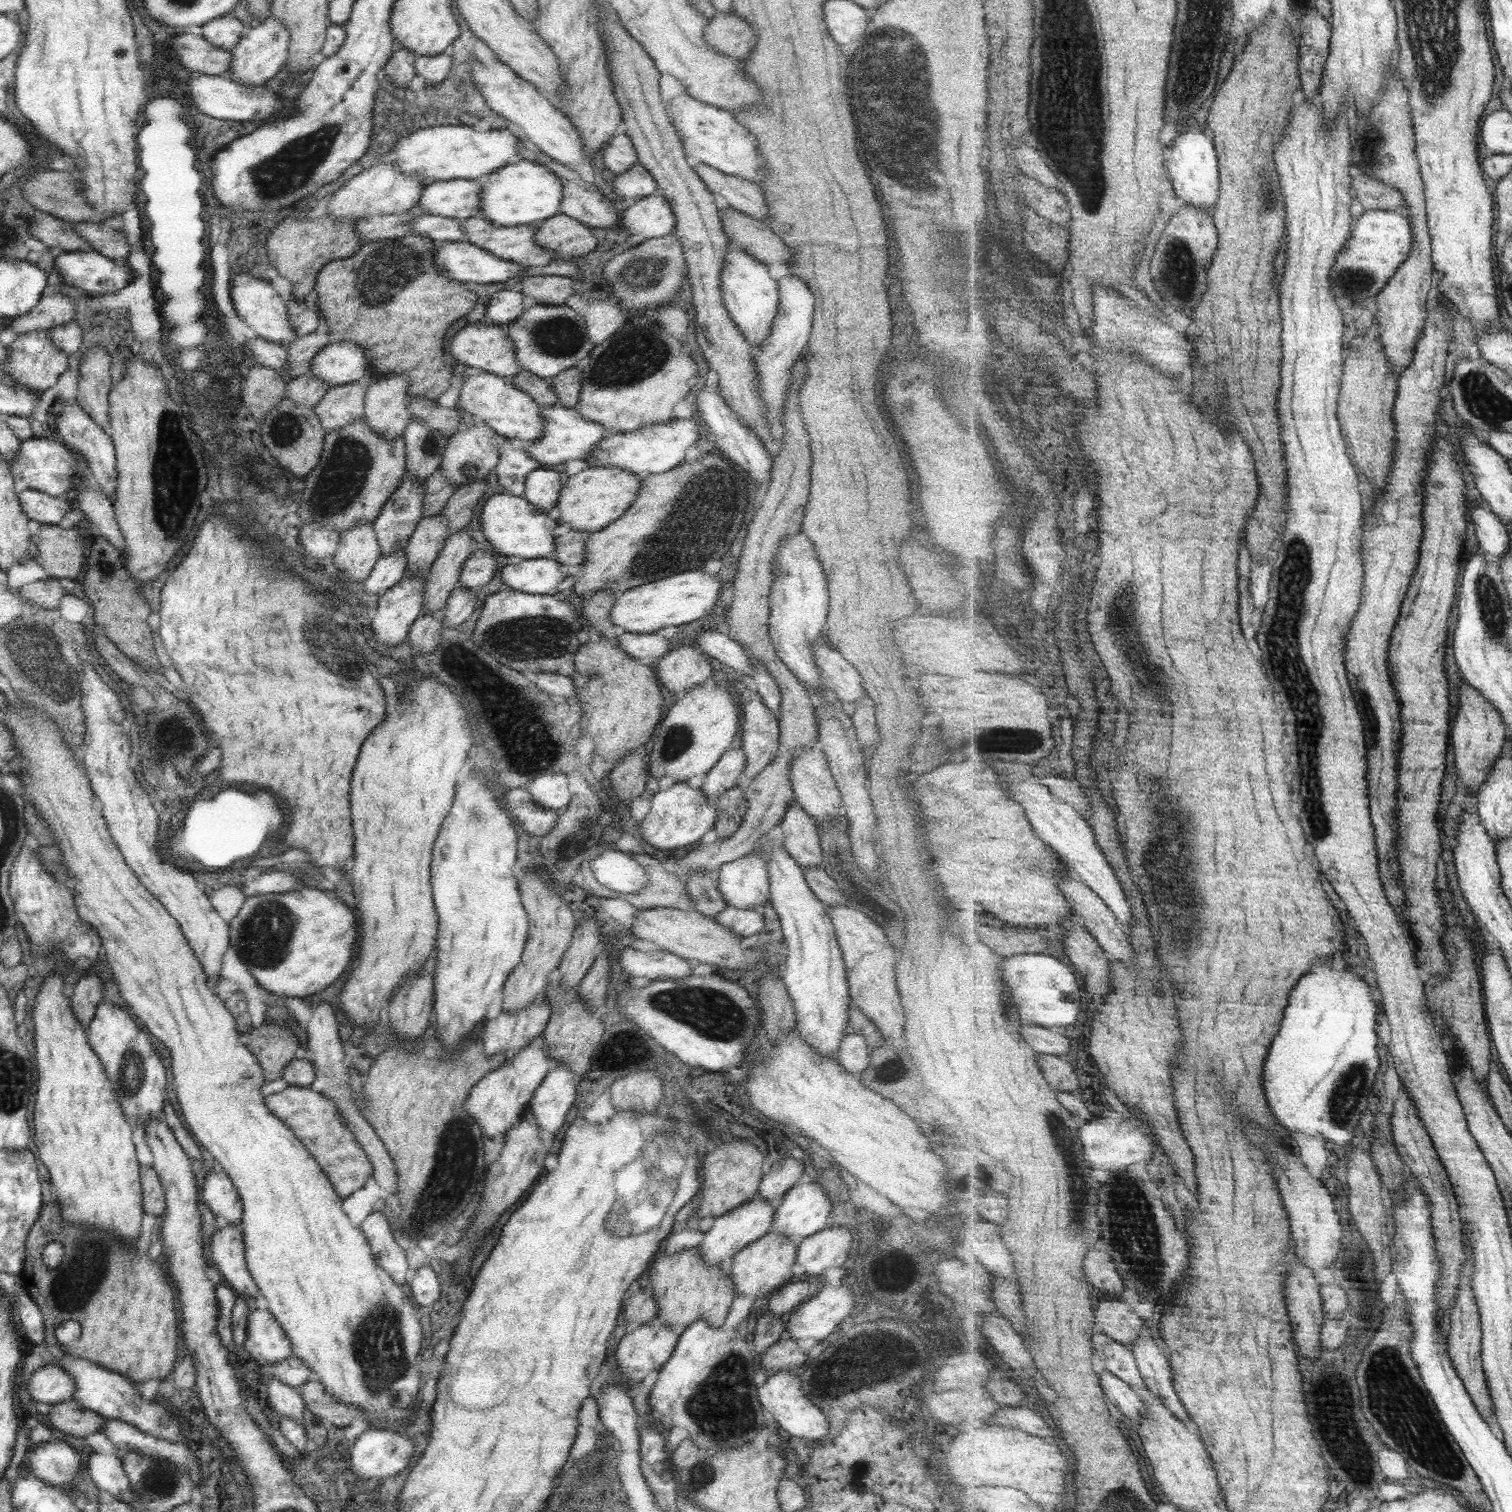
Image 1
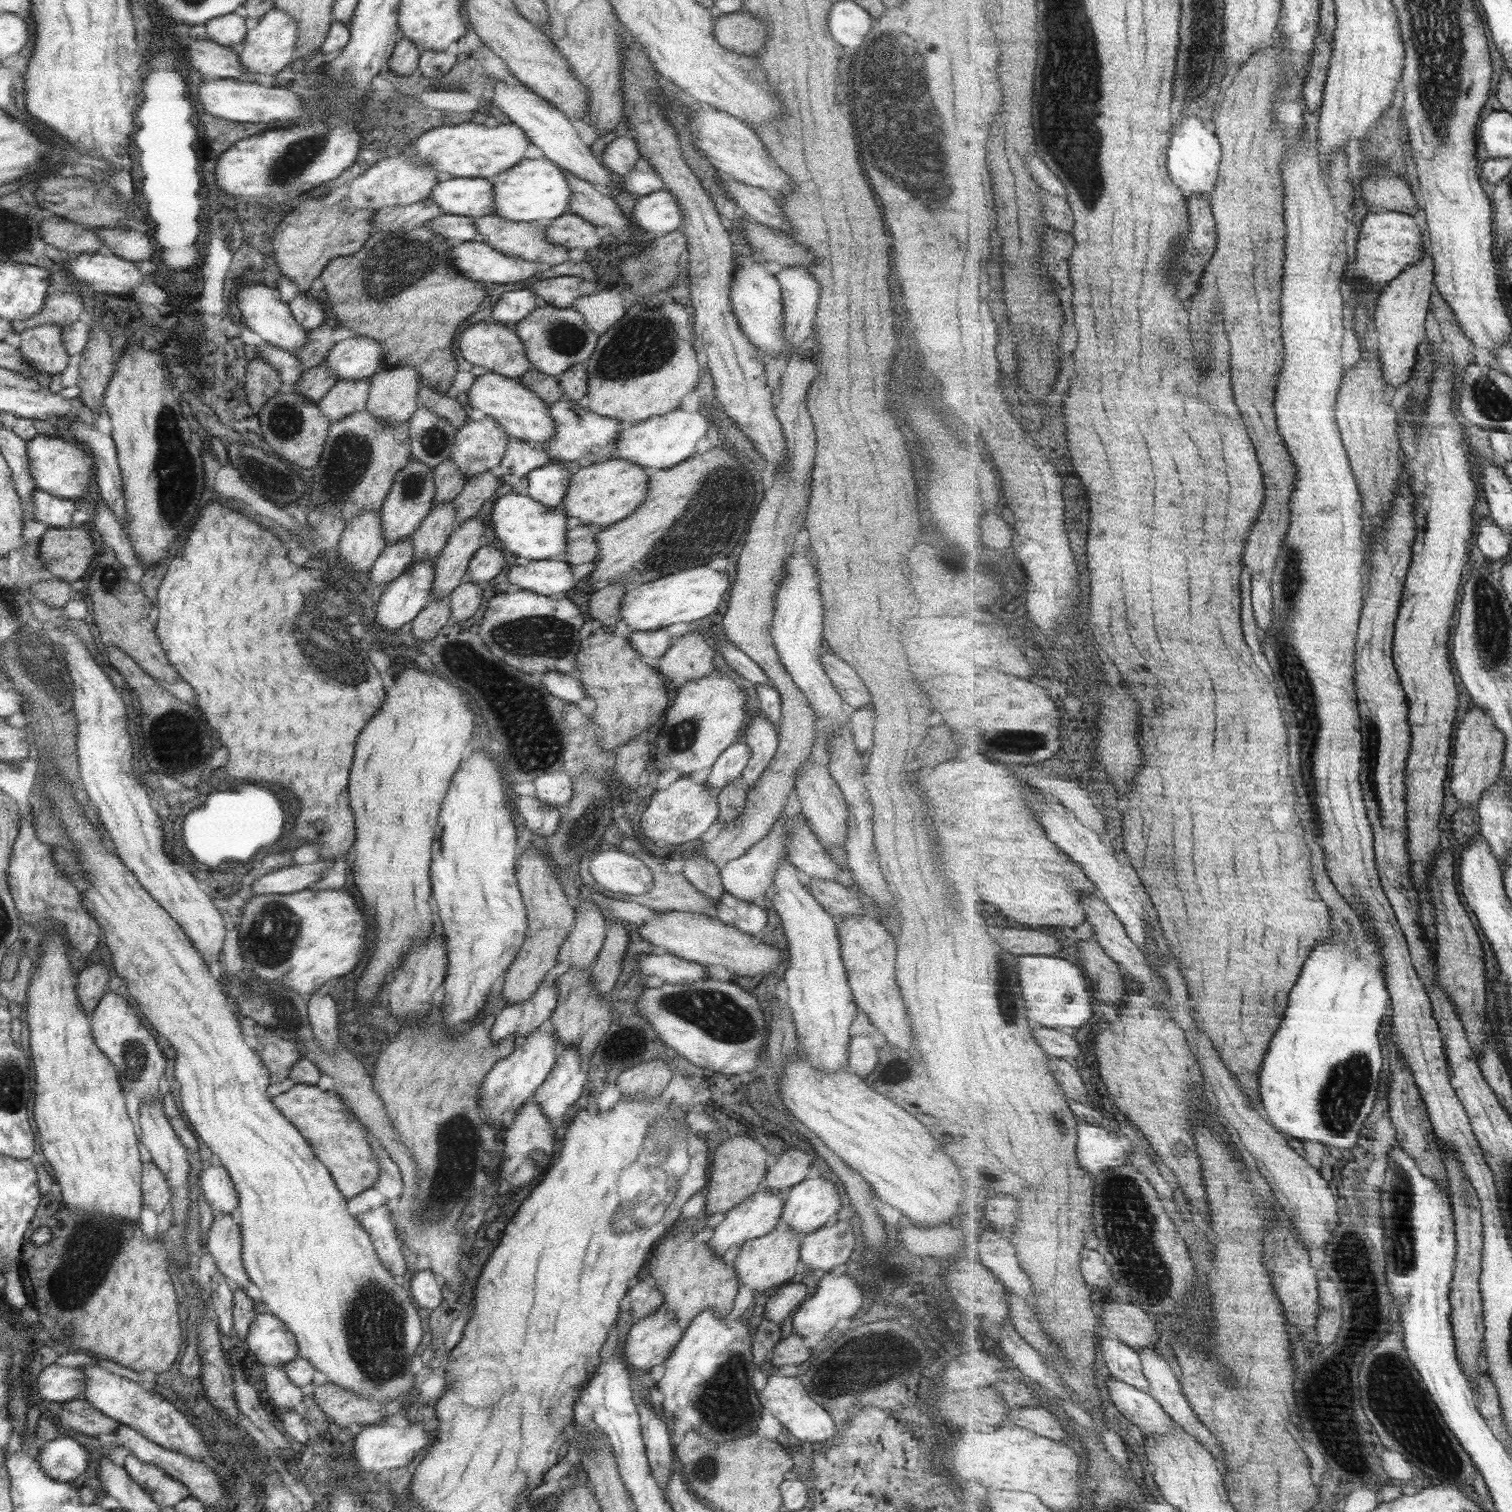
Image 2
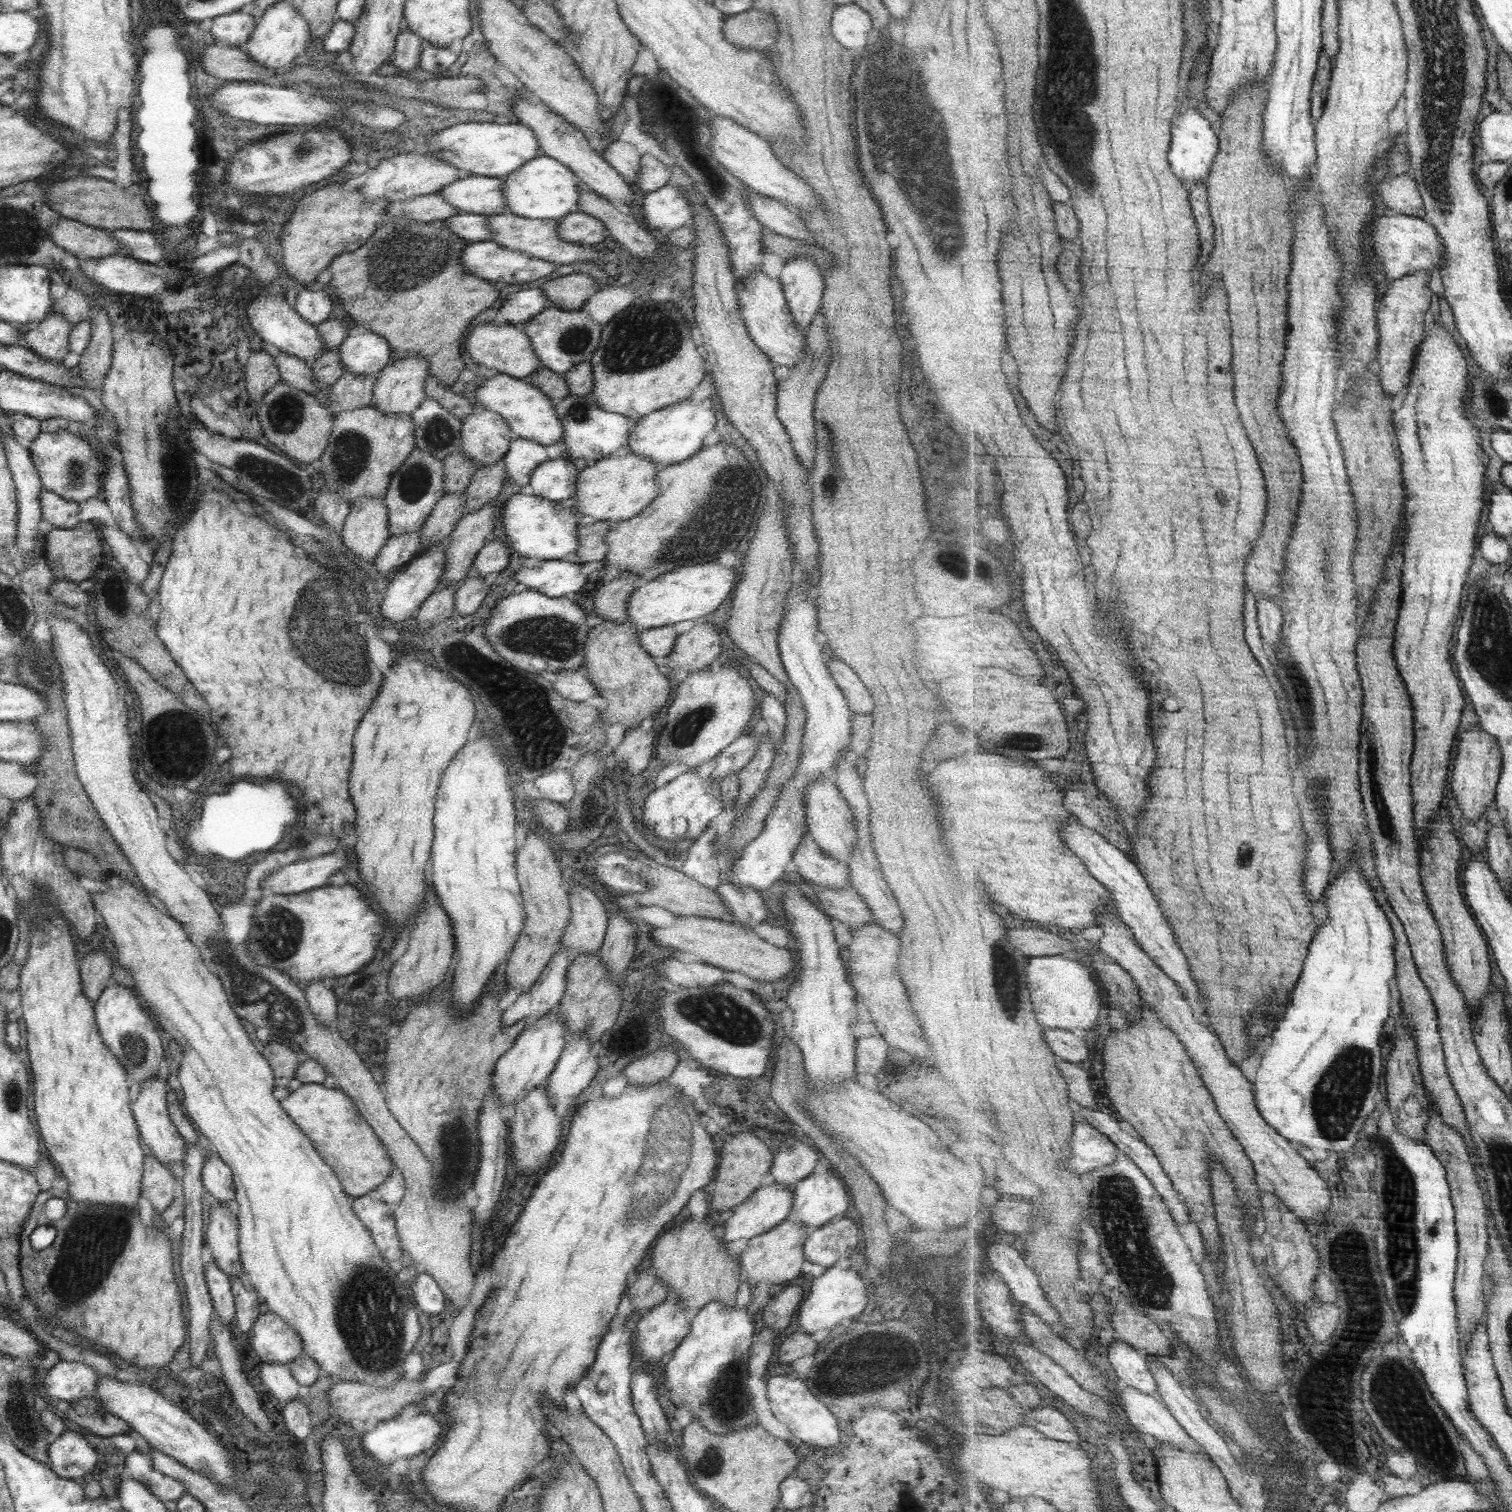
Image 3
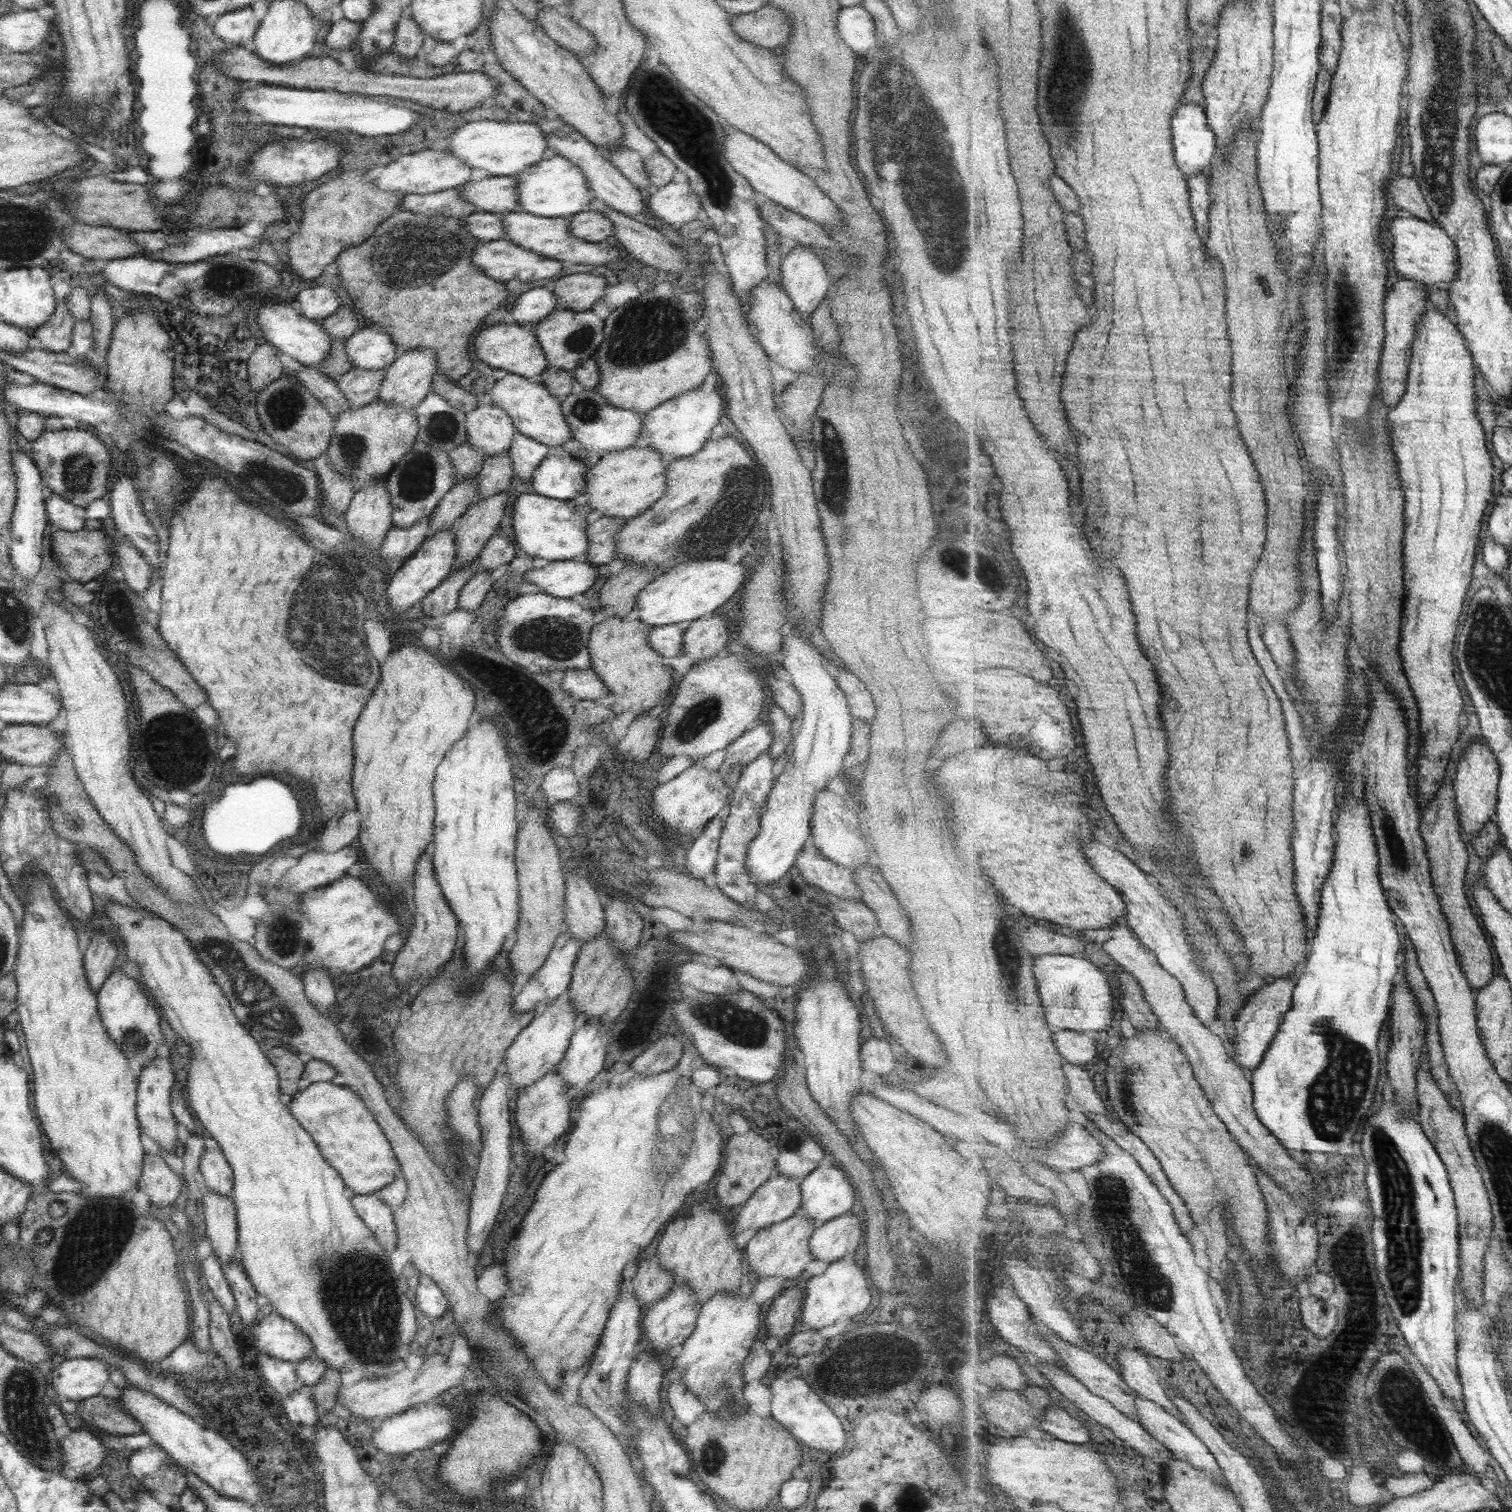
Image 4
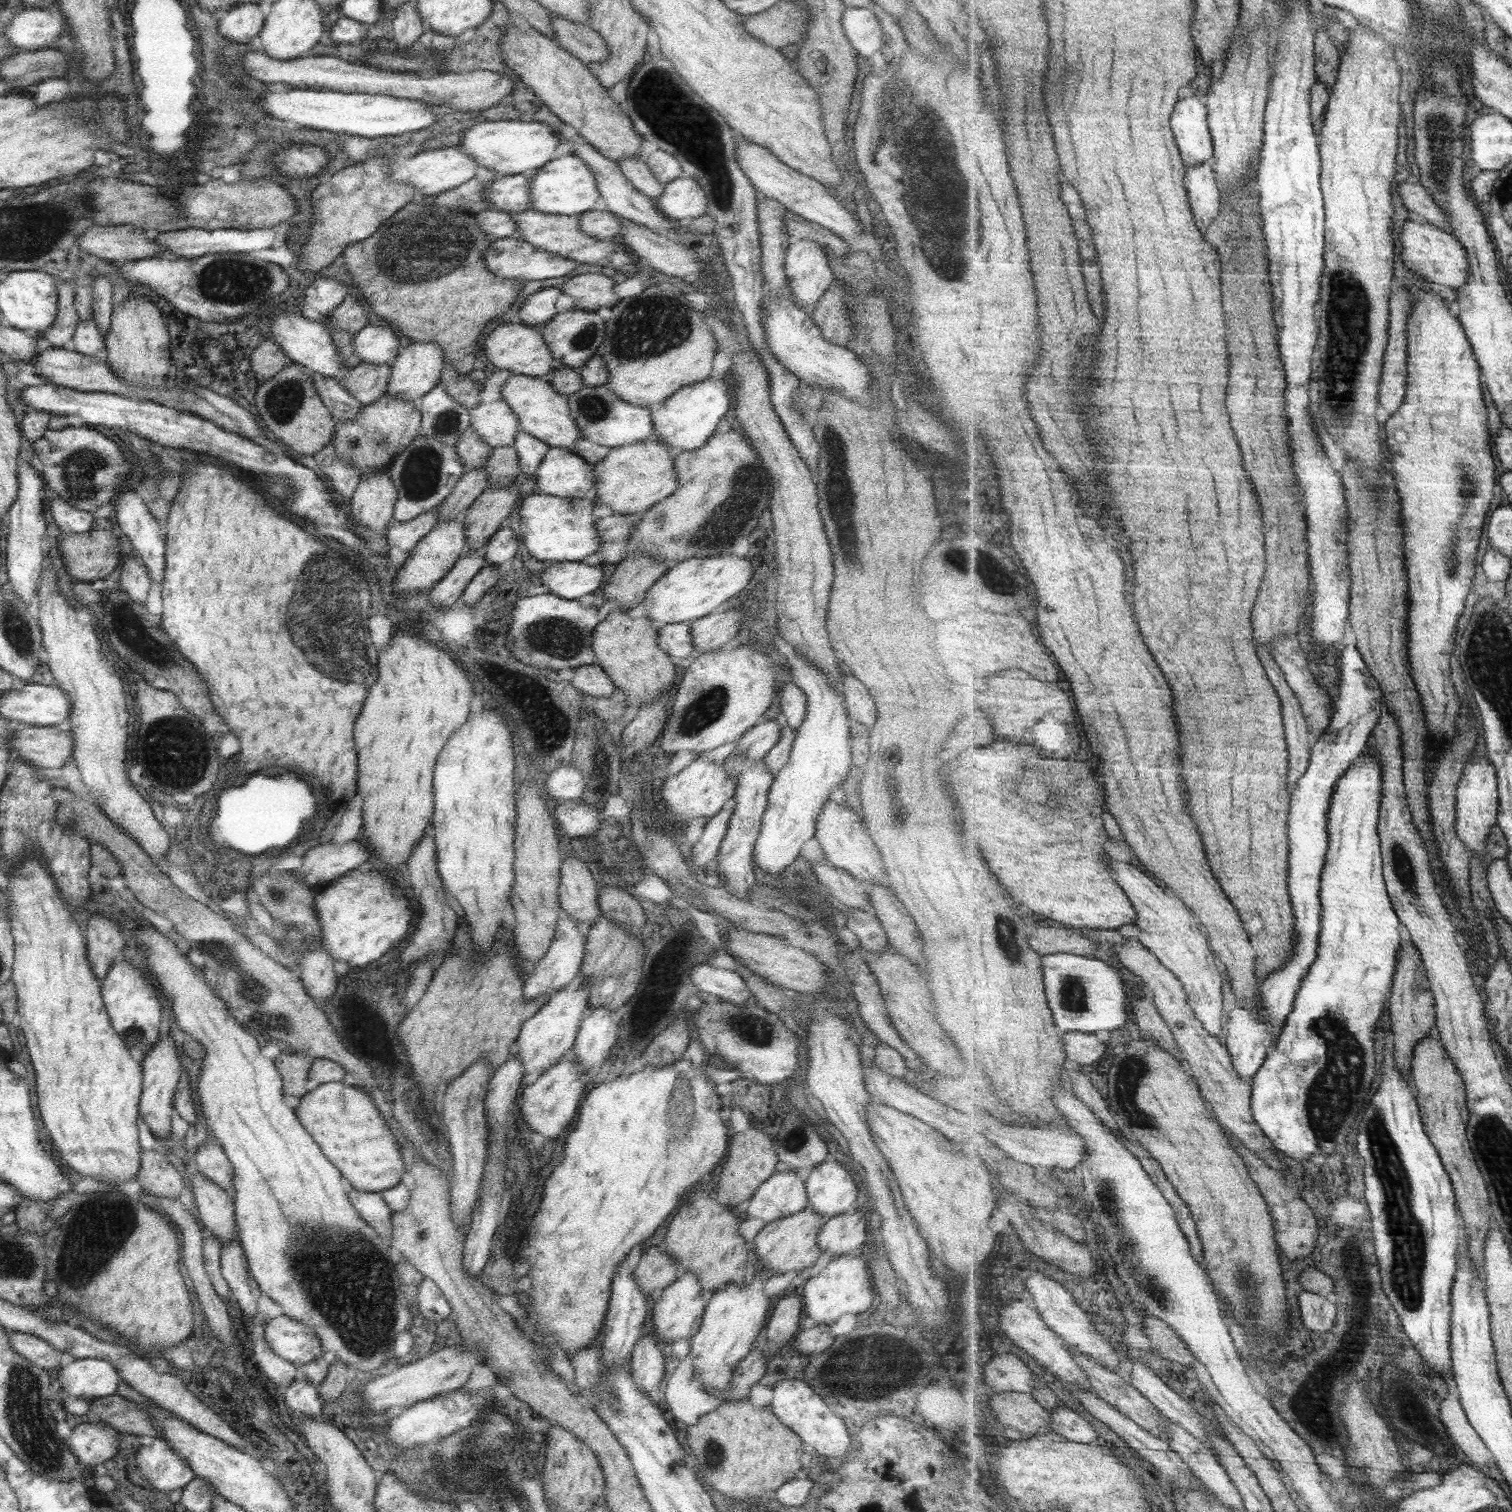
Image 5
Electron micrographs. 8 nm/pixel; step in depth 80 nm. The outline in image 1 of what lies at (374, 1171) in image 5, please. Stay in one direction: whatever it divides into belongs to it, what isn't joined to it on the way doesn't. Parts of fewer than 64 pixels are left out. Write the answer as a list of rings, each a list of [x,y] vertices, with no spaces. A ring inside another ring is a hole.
[[[295,1058],[290,1060],[280,1076],[288,1086],[275,1094],[264,1096],[264,1105],[300,1140],[303,1148],[309,1156],[313,1156],[313,1160],[329,1179],[336,1195],[344,1199],[359,1190],[368,1179],[370,1162],[338,1115],[332,1100],[309,1089],[314,1077],[314,1068],[309,1061]]]

